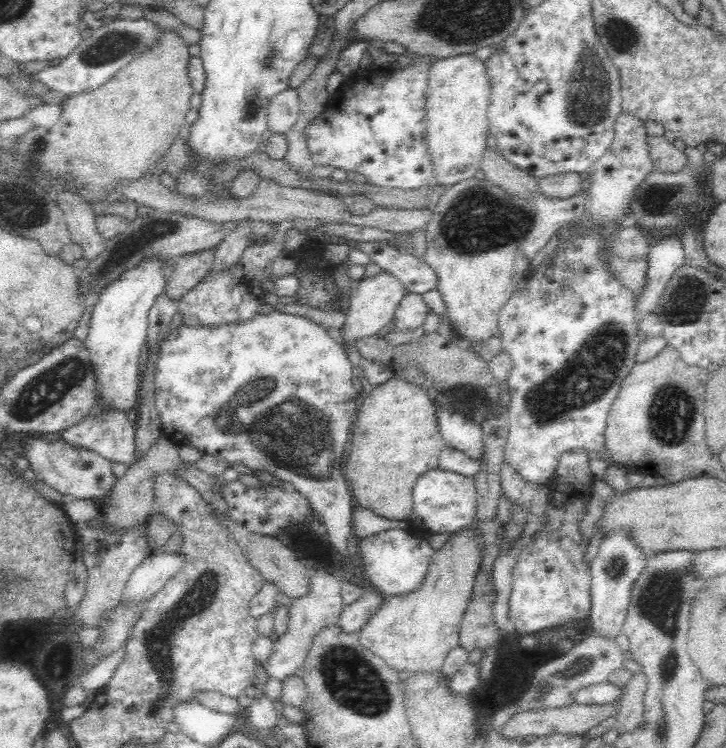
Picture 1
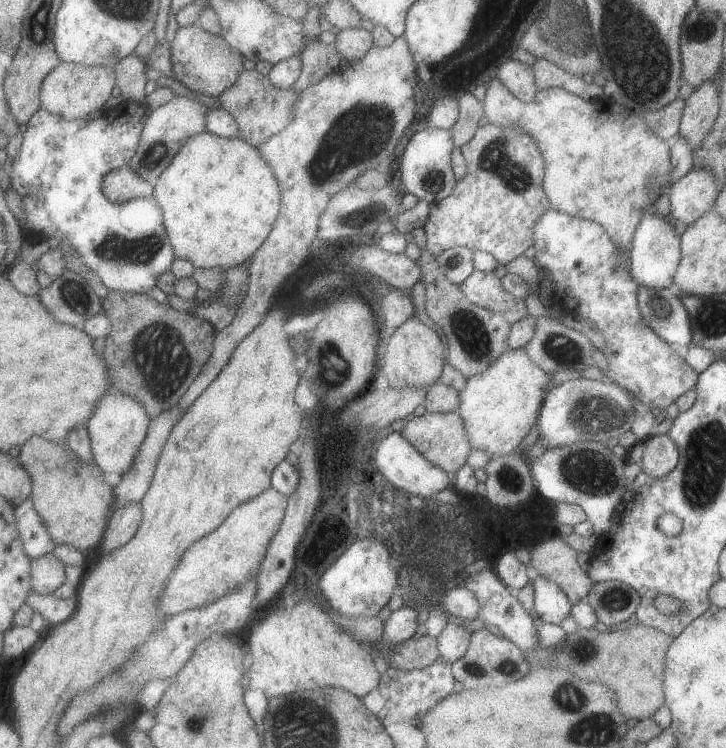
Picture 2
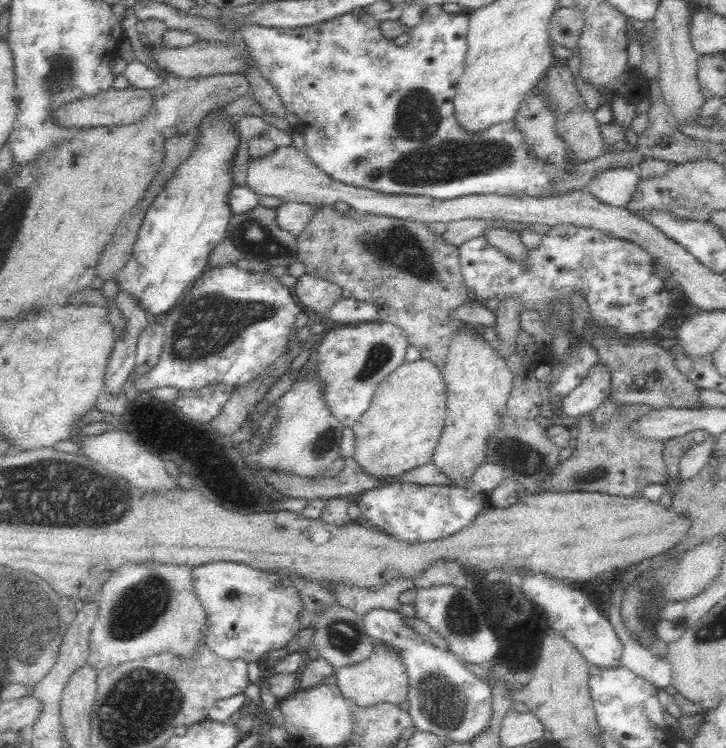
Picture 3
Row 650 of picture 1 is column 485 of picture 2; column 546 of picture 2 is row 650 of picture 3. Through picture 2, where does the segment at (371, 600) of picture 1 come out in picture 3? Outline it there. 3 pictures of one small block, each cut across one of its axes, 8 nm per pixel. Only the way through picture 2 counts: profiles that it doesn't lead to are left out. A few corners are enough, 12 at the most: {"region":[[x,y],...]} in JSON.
{"region":[[375,643],[368,660],[333,672],[309,660],[297,690],[331,674],[348,702],[400,704],[408,694],[401,657]]}

